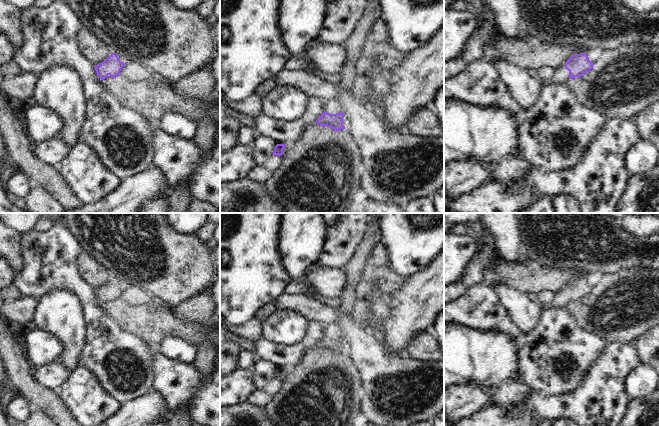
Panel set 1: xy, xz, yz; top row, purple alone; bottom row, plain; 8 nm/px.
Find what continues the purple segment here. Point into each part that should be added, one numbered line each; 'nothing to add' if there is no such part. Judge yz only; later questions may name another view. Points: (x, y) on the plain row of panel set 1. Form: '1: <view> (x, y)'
1: yz (561, 300)

